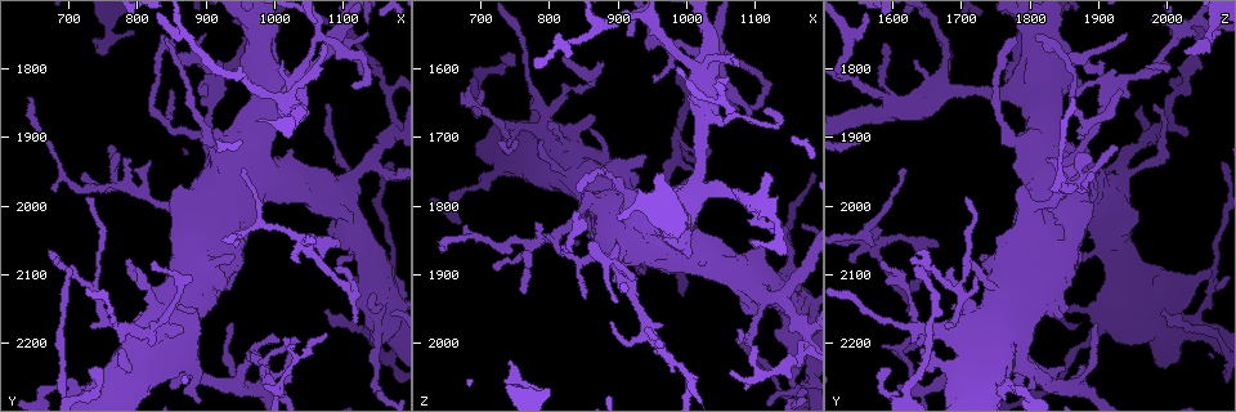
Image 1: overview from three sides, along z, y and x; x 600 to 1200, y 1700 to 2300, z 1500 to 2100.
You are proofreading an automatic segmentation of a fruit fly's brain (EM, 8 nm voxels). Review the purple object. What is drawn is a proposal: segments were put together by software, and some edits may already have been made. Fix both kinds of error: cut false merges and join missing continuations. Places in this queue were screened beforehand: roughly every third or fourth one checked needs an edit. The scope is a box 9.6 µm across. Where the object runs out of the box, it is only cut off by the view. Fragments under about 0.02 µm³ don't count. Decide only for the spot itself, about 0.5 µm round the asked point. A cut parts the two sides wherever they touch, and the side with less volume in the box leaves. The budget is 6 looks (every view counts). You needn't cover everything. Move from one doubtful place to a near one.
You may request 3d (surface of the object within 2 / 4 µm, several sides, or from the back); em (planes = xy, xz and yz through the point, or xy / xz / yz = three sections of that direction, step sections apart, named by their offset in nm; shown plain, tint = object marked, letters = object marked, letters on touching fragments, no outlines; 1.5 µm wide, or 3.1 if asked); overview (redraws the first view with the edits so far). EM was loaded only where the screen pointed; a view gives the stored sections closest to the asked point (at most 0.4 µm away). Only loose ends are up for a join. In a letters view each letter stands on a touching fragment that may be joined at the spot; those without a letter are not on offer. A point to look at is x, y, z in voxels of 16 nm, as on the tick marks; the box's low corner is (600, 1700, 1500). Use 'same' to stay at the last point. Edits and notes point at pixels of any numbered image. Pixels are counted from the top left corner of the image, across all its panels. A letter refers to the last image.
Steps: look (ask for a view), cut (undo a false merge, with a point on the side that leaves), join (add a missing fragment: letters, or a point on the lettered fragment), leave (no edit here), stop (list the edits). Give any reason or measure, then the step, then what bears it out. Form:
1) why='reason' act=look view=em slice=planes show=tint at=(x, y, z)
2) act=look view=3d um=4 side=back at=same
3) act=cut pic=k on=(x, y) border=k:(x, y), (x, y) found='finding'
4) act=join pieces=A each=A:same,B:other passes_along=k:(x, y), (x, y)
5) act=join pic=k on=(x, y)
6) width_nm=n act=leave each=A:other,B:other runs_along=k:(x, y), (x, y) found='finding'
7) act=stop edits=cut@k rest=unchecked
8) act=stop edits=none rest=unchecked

act=look view=em slice=planes show=letters at=(1005, 2270, 1645)

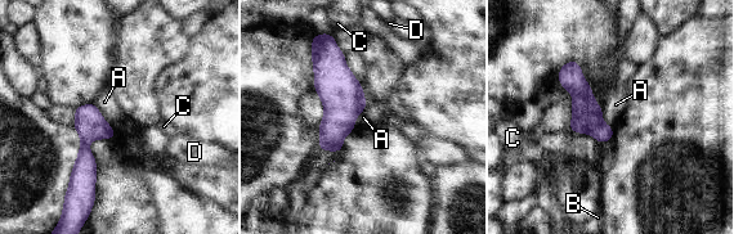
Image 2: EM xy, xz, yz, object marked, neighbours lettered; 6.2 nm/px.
width_nm=140 act=leave each=A:other,B:other,C:other,D:other border=2:(93, 102), (102, 117), (112, 127) found='continuous, no second neuron'

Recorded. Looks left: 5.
why='tapers out' act=look view=em slice=planes show=letters at=(865, 2145, 1690)

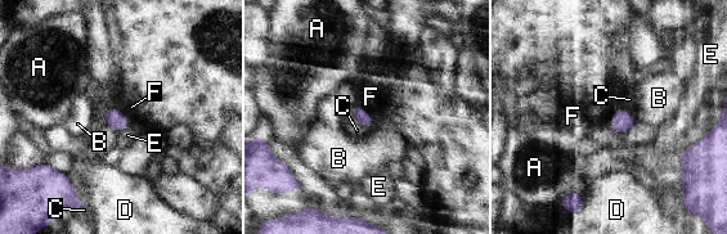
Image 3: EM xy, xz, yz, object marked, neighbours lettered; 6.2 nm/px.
act=leave each=A:other,B:other,C:other,D:other,E:other,F:other border=3:(636, 121), (618, 109), (610, 126) found='none of them fits'

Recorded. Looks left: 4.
why='tapers out' act=look view=3d um=2 at=(670, 2065, 1630)

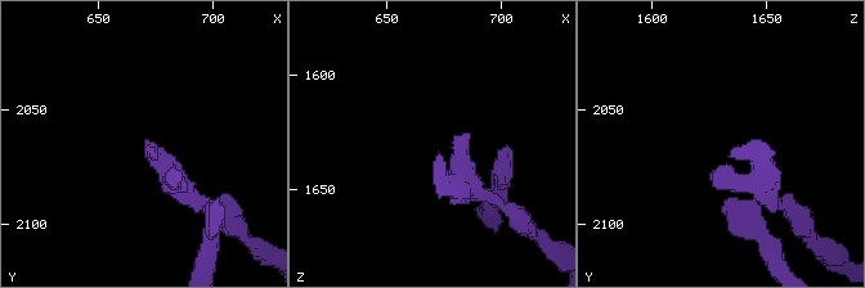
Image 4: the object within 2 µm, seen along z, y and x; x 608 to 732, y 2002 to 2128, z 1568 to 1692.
why='need the tissue' act=look view=em slice=planes show=plain at=(674, 2070, 1634)

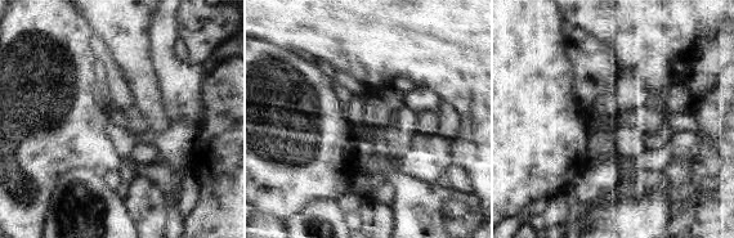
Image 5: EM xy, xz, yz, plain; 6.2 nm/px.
act=look view=em slice=planes show=letters at=same

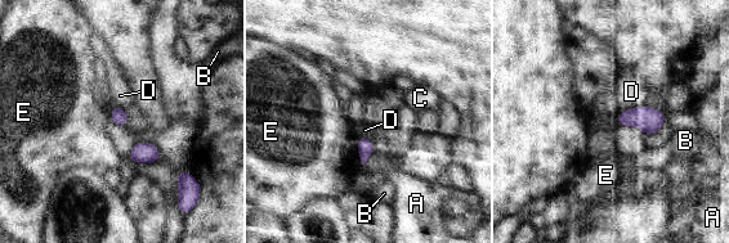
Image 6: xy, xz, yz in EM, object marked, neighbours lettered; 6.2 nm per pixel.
longest_contact=D:280nm act=leave each=A:other,B:other,C:other,D:other,E:other border=6:(622, 109), (649, 106), (665, 116) found='no lettered fragment goes on from it'

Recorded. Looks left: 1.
act=stop edits=none rest=unchecked

